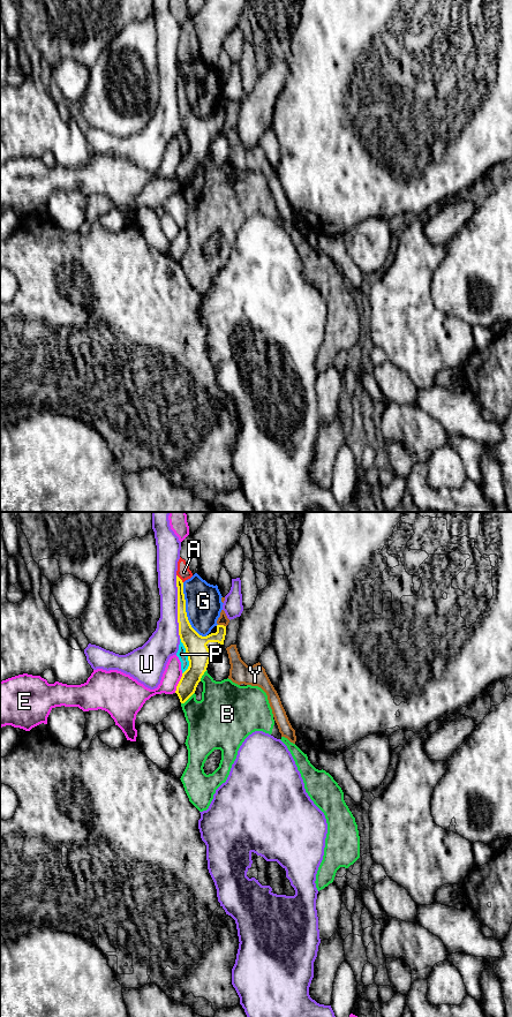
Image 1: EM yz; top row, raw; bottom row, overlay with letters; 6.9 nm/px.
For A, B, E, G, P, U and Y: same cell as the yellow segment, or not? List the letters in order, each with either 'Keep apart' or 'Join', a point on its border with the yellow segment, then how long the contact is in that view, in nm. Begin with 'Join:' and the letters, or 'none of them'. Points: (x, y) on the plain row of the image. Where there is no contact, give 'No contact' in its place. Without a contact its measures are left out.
Join: none of them
A: Keep apart. Touches yellow at yz (180, 62). Shared border 80 nm
B: Keep apart. Touches yellow at yz (187, 182). Shared border 130 nm
E: Keep apart. Touches yellow at yz (179, 166). Shared border 150 nm
G: Keep apart. Touches yellow at yz (185, 95). Shared border 420 nm
P: Keep apart. Touches yellow at yz (187, 138). Shared border 260 nm
U: Keep apart. Touches yellow at yz (178, 90). Shared border 440 nm
Y: Keep apart. Touches yellow at yz (221, 108). Shared border 60 nm

